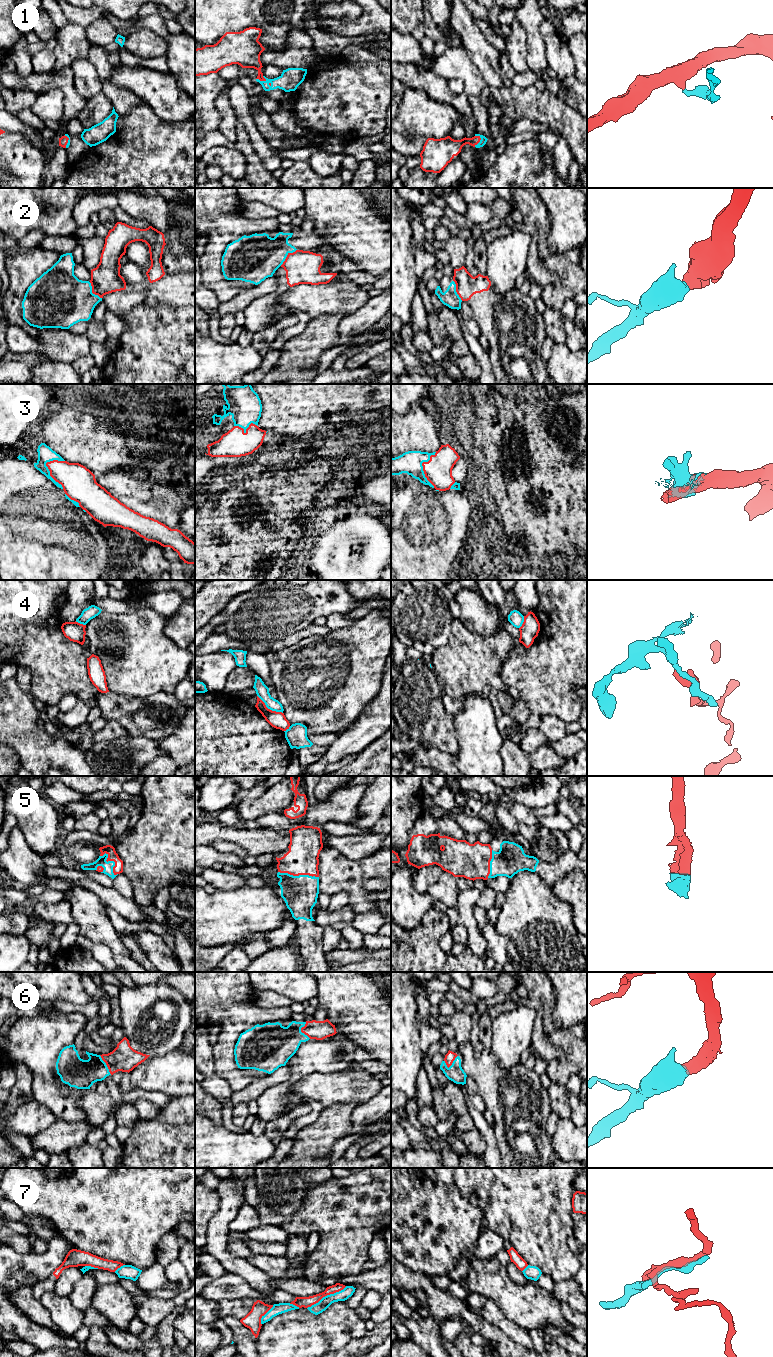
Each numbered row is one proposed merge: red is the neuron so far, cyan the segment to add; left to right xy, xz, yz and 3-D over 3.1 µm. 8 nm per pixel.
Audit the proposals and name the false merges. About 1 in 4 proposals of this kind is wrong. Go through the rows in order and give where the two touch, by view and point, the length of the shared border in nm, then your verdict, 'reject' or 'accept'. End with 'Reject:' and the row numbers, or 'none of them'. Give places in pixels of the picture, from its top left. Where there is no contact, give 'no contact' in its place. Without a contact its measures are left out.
1: contact yz (479, 141); length 100 nm; accept
2: contact xz (287, 256); length 190 nm; reject
3: contact xy (50, 475); length 260 nm; accept
4: contact xz (269, 709); length 260 nm; reject
5: contact xz (298, 875); length 340 nm; accept
6: contact xy (106, 1064); length 190 nm; accept
7: contact xz (326, 1295); length 360 nm; reject
Reject: 2, 4, 7

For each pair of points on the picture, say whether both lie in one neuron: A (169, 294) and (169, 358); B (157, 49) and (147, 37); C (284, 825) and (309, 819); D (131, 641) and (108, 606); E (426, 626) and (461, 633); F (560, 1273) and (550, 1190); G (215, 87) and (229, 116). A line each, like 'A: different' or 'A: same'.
A: different
B: same
C: same
D: different
E: different
F: same
G: different

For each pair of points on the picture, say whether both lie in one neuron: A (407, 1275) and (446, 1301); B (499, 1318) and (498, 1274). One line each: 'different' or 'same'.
A: same
B: different

